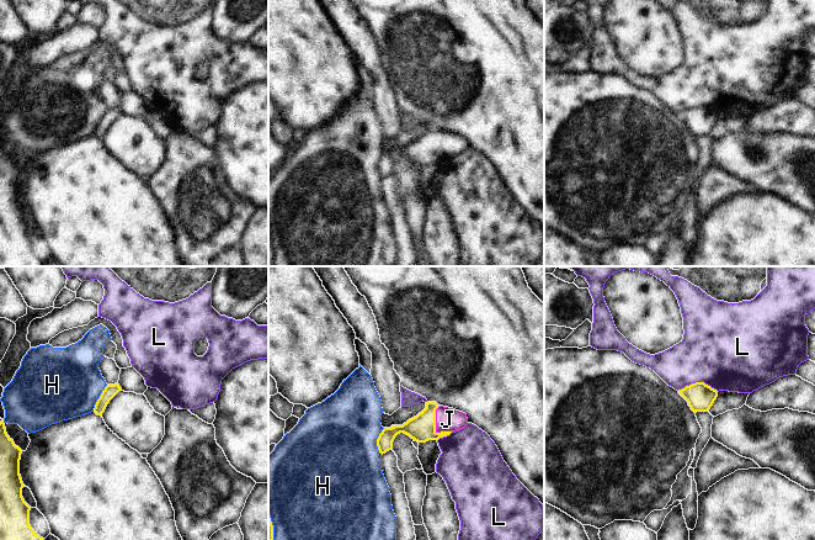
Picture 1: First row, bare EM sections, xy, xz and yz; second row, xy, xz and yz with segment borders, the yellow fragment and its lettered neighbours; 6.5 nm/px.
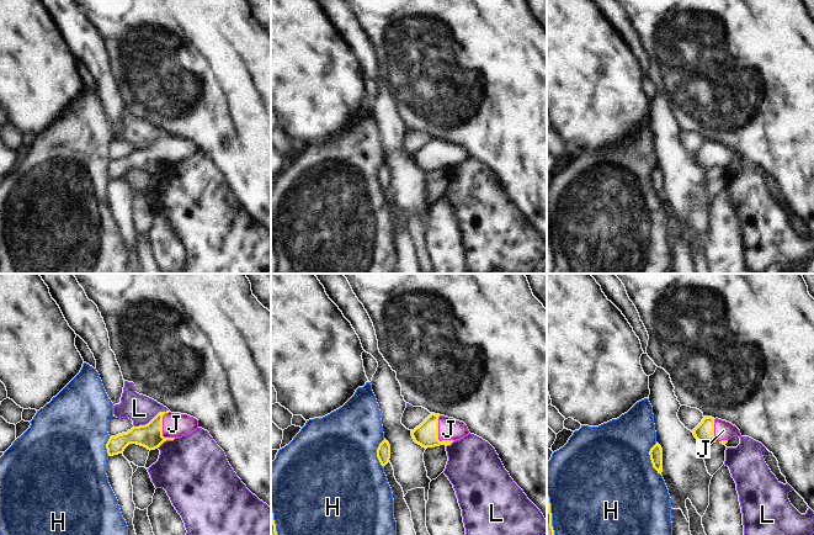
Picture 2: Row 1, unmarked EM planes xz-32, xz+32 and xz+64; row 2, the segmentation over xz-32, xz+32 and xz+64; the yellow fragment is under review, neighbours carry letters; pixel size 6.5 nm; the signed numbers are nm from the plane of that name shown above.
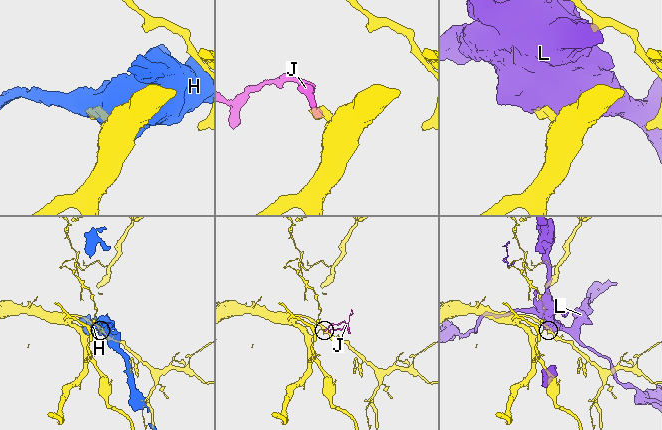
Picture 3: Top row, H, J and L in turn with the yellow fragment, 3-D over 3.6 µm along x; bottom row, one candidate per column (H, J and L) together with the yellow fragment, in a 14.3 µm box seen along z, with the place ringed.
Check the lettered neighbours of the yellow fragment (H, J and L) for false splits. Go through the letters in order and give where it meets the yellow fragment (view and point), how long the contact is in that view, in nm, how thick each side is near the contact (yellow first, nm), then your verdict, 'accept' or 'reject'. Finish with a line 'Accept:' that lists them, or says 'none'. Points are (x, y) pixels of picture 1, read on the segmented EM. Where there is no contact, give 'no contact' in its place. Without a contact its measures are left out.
H: xy (99, 398) | 200 nm | 90/460 nm | reject
J: xz (435, 425) | 190 nm | 180/160 nm | accept
L: yz (698, 382) | 280 nm | 180/460 nm | reject
Accept: J

